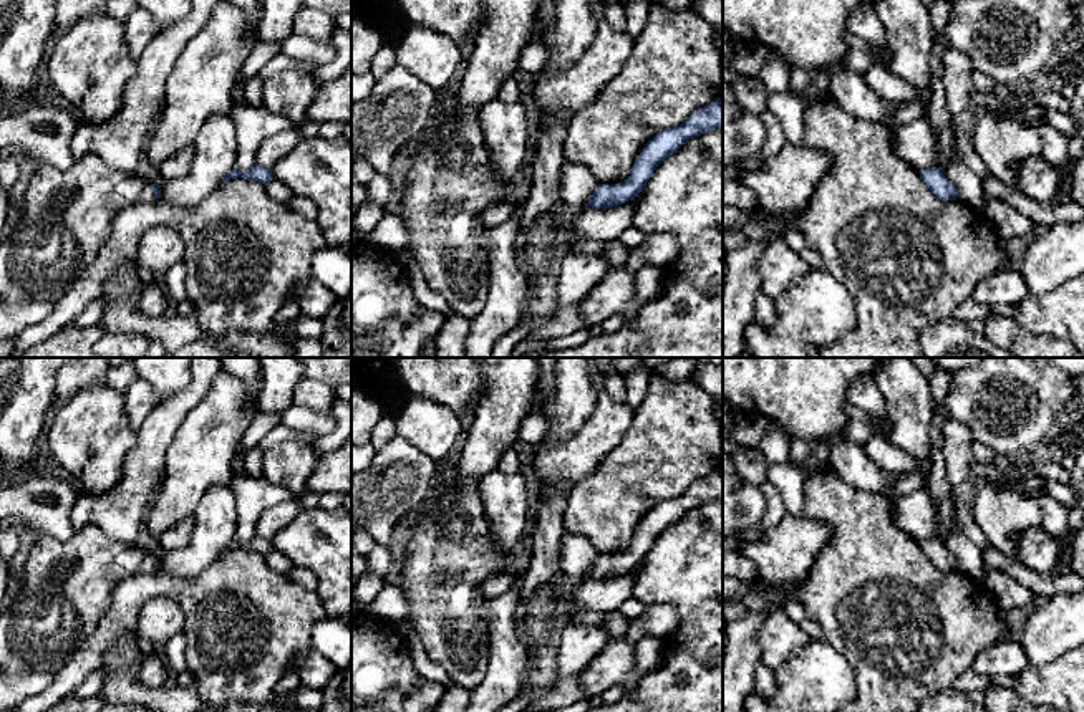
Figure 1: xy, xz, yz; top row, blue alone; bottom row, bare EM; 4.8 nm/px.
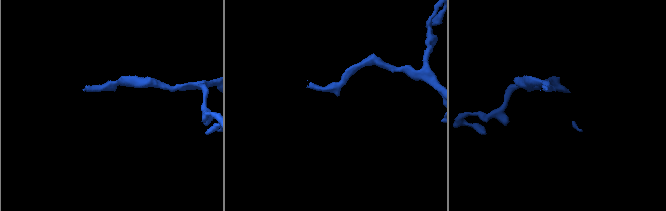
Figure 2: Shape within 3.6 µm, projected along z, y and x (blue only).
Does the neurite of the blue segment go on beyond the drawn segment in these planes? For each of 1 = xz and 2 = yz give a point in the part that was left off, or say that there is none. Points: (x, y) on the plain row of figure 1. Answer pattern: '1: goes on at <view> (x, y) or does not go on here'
1: does not go on here
2: does not go on here

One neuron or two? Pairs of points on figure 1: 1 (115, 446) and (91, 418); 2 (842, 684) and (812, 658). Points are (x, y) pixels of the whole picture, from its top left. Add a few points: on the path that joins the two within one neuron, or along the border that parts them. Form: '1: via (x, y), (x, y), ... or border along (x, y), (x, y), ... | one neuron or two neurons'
1: via (108, 439), (93, 424) | one neuron
2: via (836, 681), (819, 664) | one neuron

